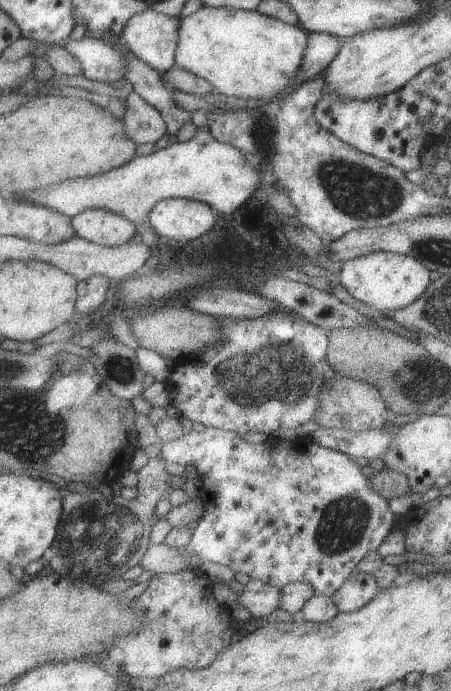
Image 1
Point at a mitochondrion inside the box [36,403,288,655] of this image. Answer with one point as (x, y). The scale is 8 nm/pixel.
(83, 528)

